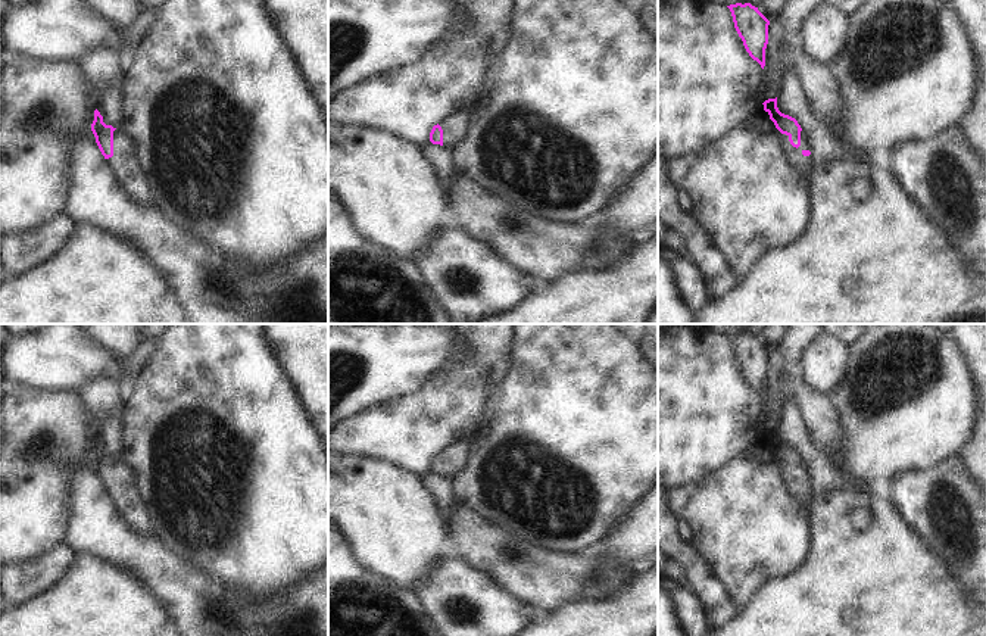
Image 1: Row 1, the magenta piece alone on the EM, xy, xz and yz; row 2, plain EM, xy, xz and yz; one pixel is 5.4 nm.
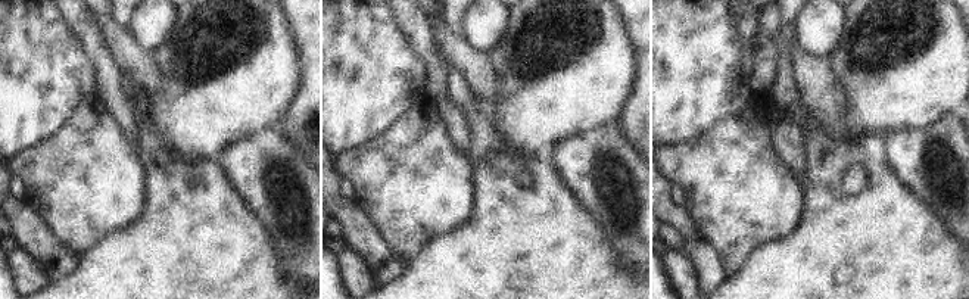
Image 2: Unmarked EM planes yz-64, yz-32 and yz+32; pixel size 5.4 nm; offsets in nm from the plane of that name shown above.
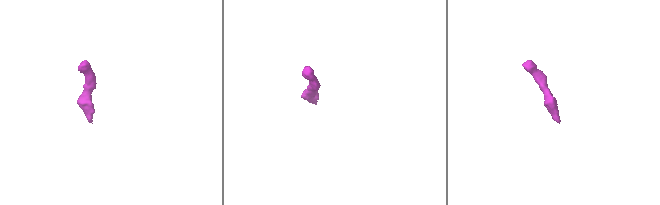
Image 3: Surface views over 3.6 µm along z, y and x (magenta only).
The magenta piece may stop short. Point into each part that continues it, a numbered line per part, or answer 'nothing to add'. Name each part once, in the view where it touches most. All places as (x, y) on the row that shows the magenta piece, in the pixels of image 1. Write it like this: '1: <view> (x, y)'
1: yz (801, 164)

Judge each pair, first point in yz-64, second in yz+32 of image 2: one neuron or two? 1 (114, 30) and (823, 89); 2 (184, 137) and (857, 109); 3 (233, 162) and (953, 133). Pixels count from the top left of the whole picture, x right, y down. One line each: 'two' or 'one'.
1: one
2: one
3: one

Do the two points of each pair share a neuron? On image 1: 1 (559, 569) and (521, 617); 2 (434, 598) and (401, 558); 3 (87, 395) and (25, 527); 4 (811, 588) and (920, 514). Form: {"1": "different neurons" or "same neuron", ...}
{"1": "different neurons", "2": "different neurons", "3": "different neurons", "4": "different neurons"}

